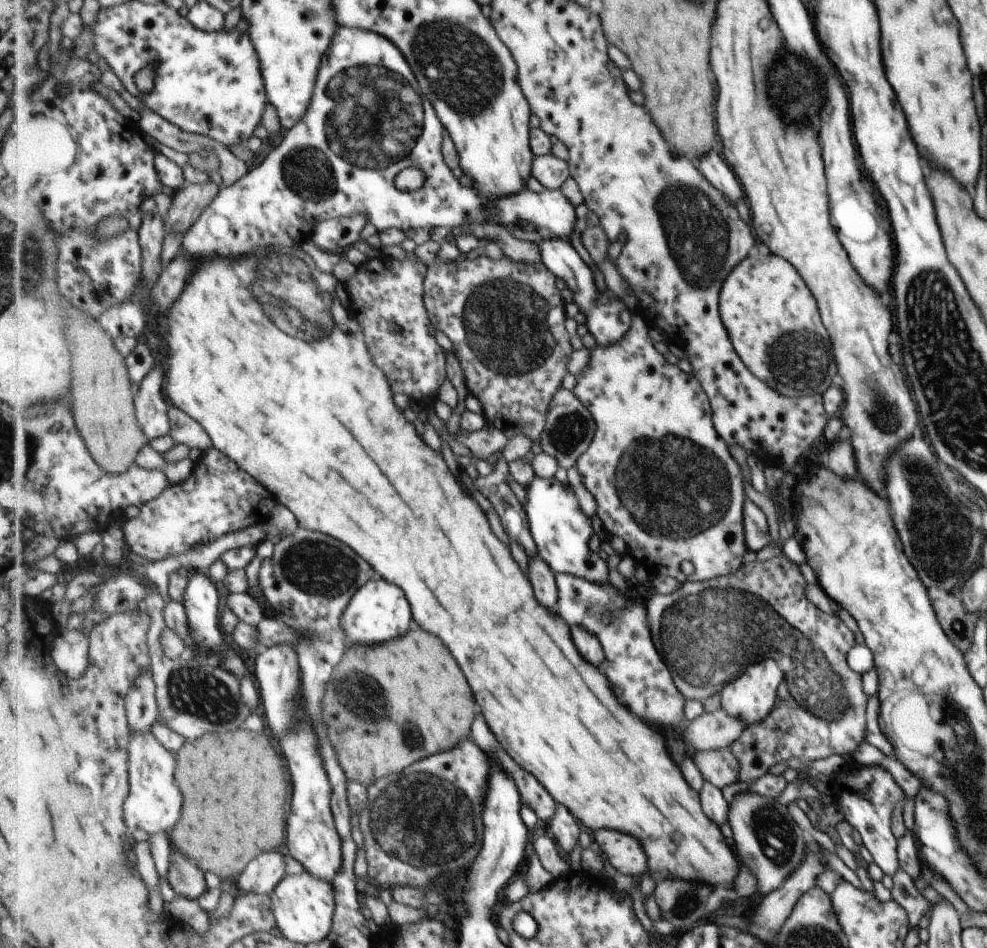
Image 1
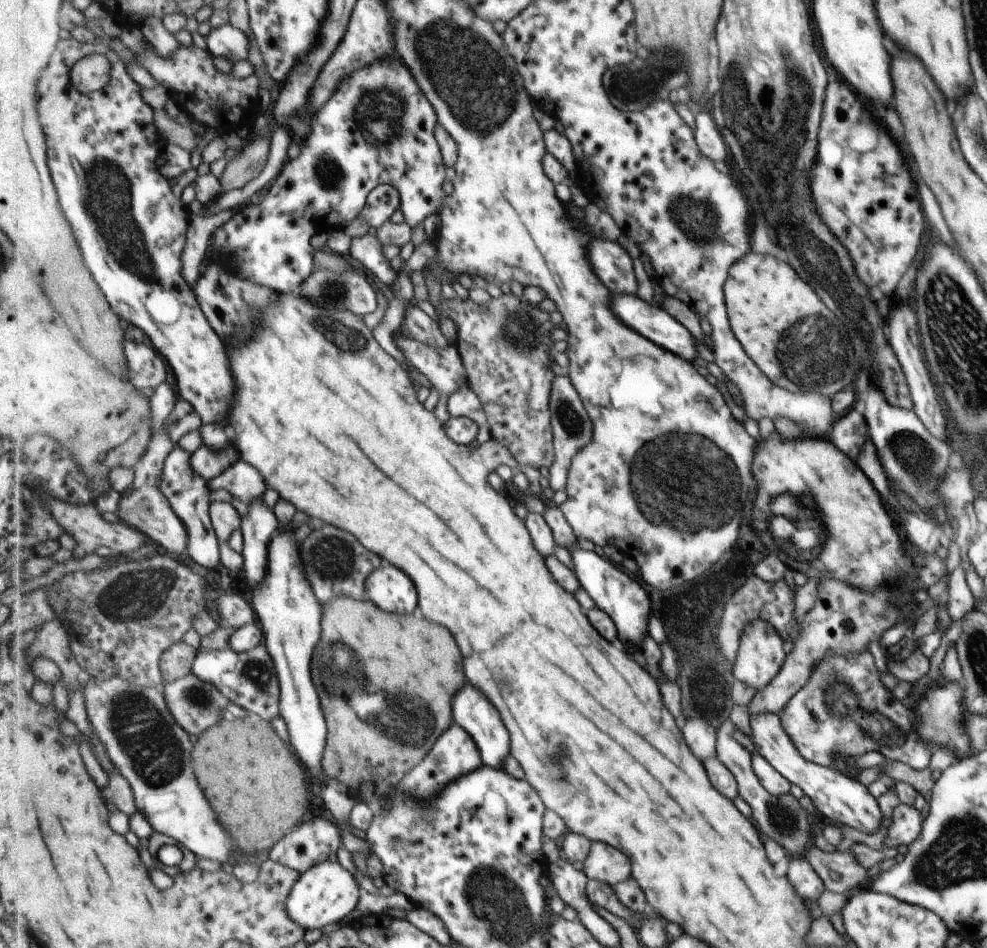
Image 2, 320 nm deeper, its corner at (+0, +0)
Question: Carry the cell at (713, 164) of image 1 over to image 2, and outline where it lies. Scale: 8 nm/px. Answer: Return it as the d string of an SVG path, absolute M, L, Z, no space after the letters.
M707 107L703 112L694 112L695 142L703 156L707 156L712 162L721 161L725 156L725 144L717 132L718 128L714 123Z

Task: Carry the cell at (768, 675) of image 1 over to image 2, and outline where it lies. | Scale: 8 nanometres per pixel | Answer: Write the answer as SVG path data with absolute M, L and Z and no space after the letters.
M756 620L756 623L748 624L747 630L740 640L740 650L737 651L736 662L732 664L732 675L737 681L758 691L767 686L779 674L785 658L787 658L787 652L781 634L769 621Z

